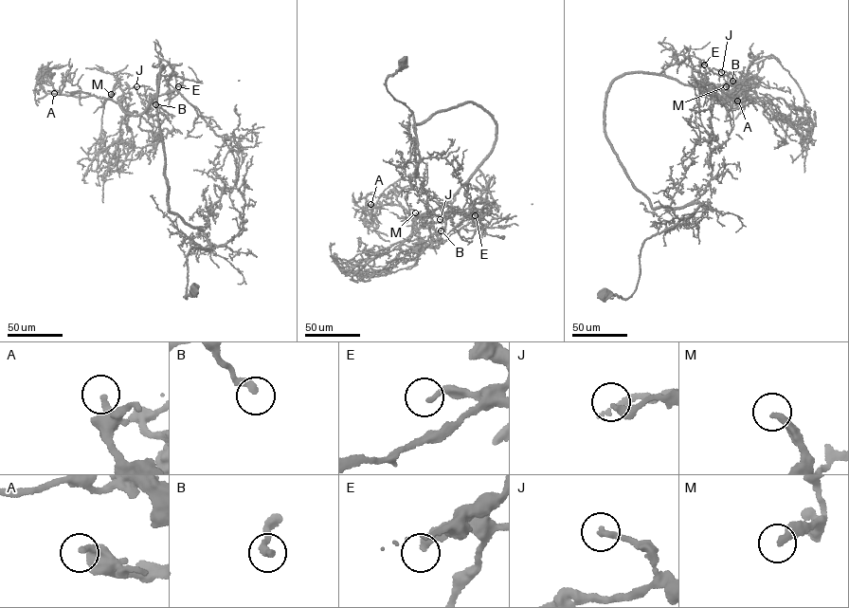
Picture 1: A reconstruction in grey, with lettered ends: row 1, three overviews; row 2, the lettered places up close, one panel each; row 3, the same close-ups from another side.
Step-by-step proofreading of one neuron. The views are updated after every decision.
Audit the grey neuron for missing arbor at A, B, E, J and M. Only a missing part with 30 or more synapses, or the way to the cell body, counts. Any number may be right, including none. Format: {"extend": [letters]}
{"extend": ["A", "M"]}

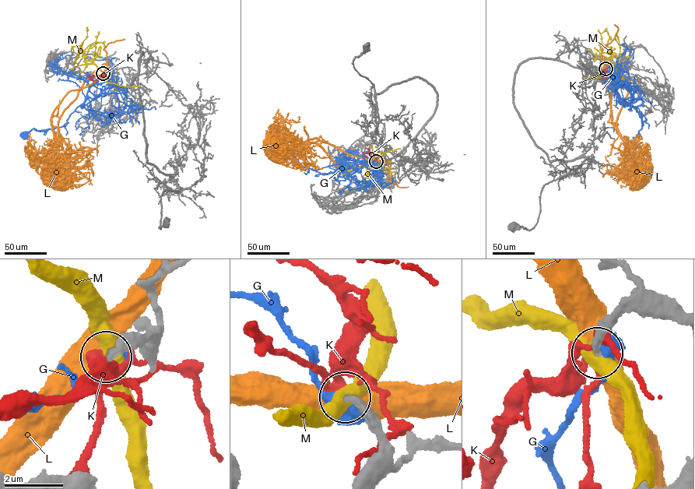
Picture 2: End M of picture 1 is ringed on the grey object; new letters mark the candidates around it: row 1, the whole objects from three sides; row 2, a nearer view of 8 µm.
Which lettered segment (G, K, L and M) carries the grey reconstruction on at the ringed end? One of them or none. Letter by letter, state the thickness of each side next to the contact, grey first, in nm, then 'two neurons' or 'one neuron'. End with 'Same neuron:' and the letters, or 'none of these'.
G: calibres 480 and 650 nm; two neurons
K: calibres 360 and 400 nm; one neuron
L: calibres 440 and 600 nm; two neurons
M: calibres 400 and 480 nm; two neurons
Same neuron: K

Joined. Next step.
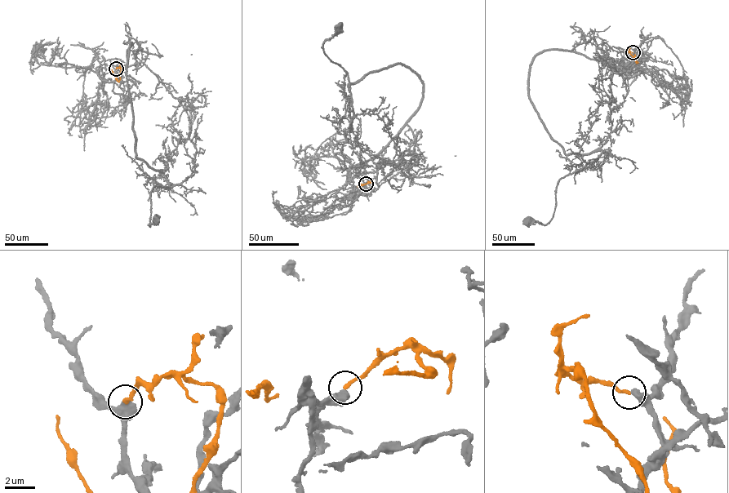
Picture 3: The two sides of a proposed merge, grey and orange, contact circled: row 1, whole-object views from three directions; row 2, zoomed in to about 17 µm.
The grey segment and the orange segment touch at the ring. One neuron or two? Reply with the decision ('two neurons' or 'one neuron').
one neuron

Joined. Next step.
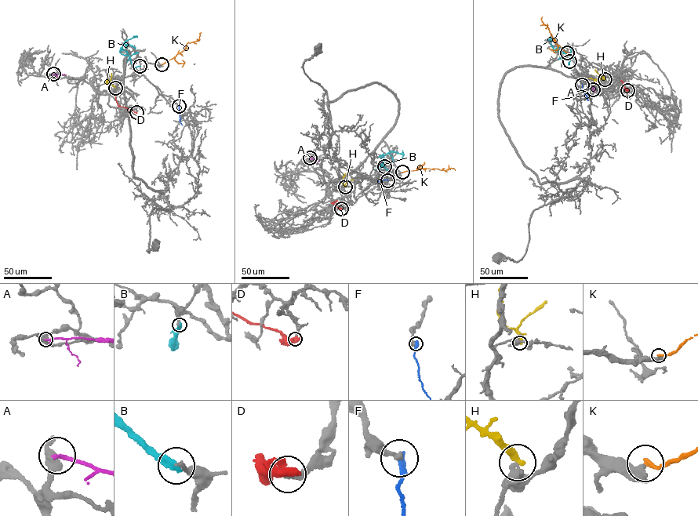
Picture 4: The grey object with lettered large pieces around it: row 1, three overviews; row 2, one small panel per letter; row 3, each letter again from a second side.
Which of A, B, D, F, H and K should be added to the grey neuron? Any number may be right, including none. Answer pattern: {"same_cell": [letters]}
{"same_cell": []}

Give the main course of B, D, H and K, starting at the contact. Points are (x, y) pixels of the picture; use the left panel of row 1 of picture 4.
B: (139, 66), (132, 65), (130, 58), (121, 47), (124, 42), (136, 36), (133, 36)
D: (136, 112), (118, 104), (114, 93)
H: (115, 88), (107, 83), (108, 78)
K: (161, 64), (183, 50), (187, 43), (198, 40), (201, 33)

